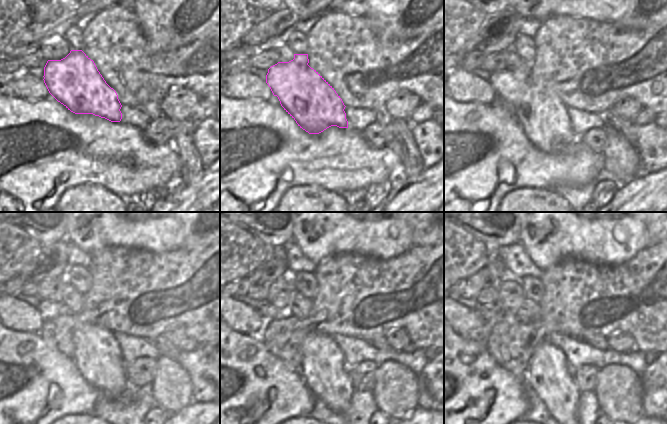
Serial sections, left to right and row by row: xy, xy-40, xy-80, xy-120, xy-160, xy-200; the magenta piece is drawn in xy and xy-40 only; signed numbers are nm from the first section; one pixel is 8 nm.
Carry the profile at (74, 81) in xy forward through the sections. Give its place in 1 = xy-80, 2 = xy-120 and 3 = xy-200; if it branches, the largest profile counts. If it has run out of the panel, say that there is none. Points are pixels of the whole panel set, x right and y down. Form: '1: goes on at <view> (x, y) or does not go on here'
1: goes on at xy-80 (543, 117)
2: goes on at xy-120 (97, 356)
3: goes on at xy-200 (548, 373)

